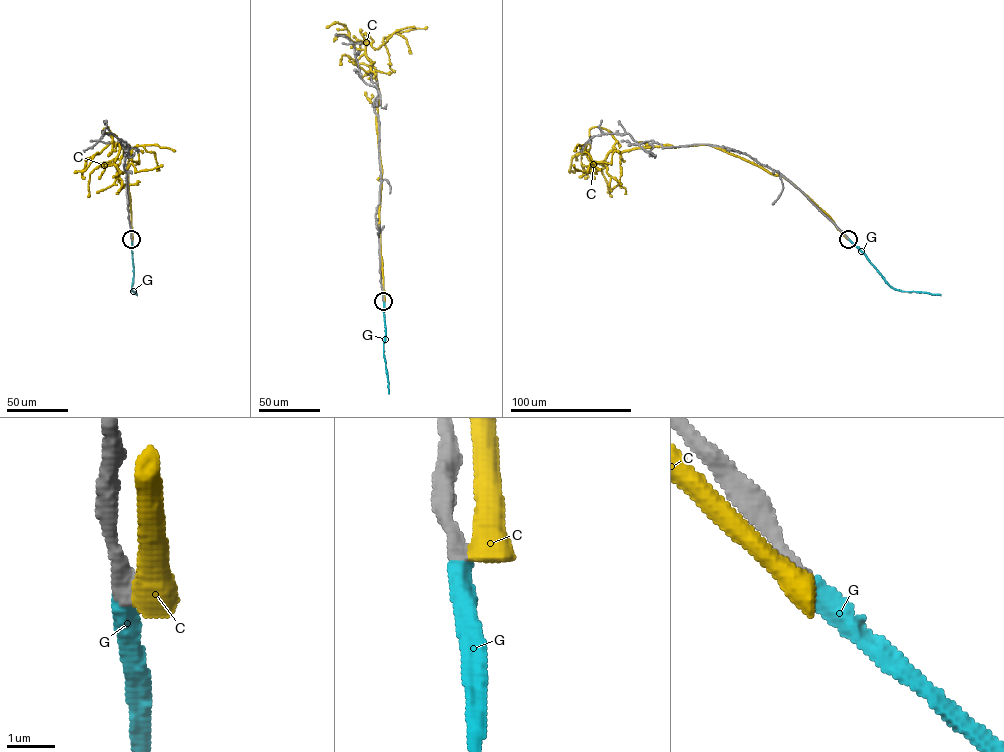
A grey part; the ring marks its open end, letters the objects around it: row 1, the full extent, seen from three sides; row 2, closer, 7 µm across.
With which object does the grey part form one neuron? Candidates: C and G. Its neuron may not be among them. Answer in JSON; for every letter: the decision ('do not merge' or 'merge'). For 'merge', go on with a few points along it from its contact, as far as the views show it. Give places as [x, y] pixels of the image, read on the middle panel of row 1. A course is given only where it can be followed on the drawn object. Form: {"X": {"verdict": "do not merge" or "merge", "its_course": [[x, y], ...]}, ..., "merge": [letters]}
{"C": {"verdict": "do not merge"}, "G": {"verdict": "merge", "its_course": [[383, 301], [384, 356], [389, 393]]}, "merge": ["G"]}

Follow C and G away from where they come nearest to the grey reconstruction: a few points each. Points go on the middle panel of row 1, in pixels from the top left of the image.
C: (383, 301), (376, 70), (354, 64), (360, 43), (364, 42), (353, 42), (344, 24), (326, 28)
G: (383, 301), (384, 356), (389, 393)

